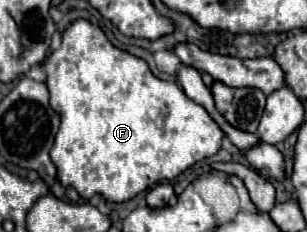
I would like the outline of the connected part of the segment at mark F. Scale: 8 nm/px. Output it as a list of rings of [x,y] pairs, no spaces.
[[[88,19],[70,23],[62,33],[60,49],[52,51],[40,67],[46,73],[50,107],[60,117],[60,129],[50,157],[58,169],[58,181],[64,187],[74,187],[84,199],[102,195],[110,203],[124,203],[160,181],[178,177],[182,171],[212,157],[222,147],[224,133],[202,105],[186,97],[178,83],[154,77],[144,59],[114,47],[104,31]]]

